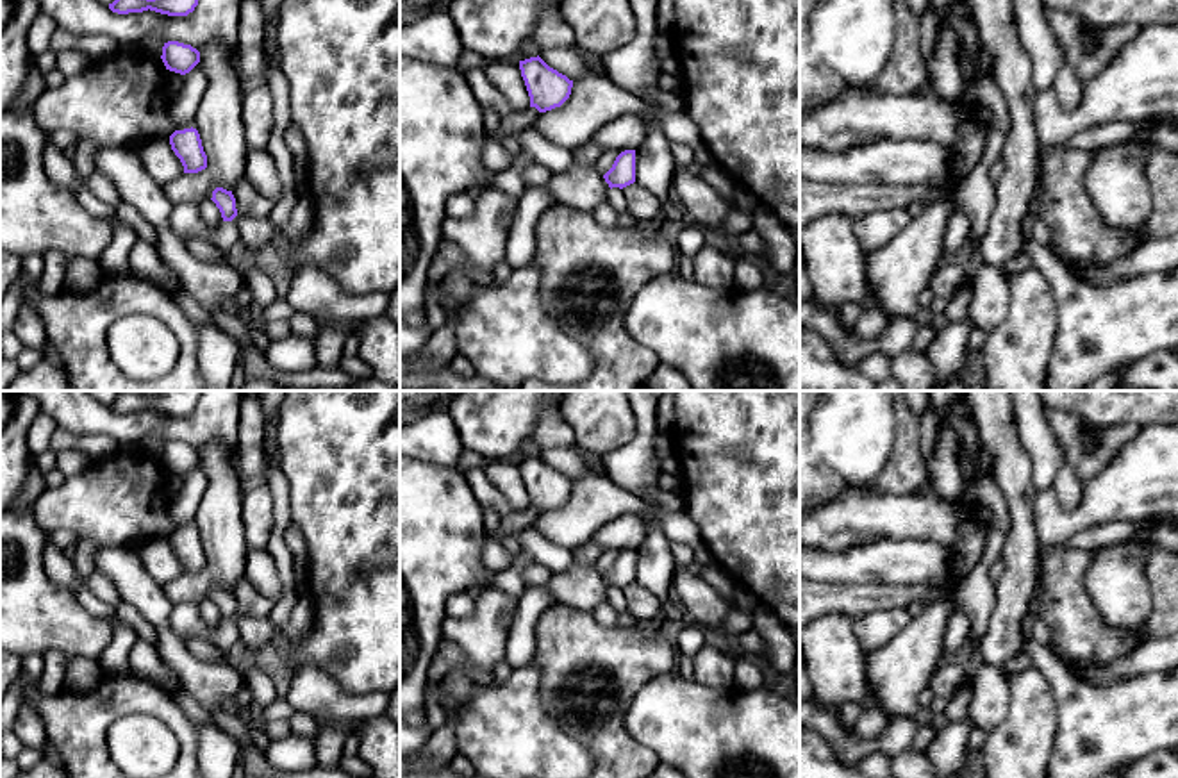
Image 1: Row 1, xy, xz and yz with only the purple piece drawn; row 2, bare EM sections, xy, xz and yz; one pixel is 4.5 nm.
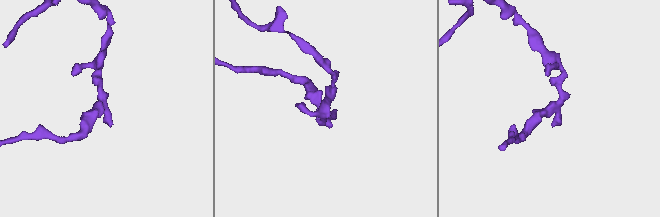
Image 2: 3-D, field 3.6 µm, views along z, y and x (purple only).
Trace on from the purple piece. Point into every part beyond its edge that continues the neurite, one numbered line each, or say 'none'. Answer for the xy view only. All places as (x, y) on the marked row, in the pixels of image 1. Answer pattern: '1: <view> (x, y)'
1: xy (254, 232)

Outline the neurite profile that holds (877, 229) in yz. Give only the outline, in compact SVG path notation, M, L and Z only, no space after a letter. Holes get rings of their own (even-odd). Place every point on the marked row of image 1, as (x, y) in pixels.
M907 209L876 211L871 214L855 216L853 230L867 255L876 248L885 246L894 236L907 228L910 219L912 216Z

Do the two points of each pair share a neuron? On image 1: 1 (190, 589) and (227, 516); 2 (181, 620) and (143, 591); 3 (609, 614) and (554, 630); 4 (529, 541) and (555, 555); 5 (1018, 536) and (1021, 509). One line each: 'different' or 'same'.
1: same
2: different
3: different
4: same
5: same

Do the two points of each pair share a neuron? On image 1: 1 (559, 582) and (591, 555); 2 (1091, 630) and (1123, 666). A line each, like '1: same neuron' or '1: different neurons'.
1: different neurons
2: different neurons

